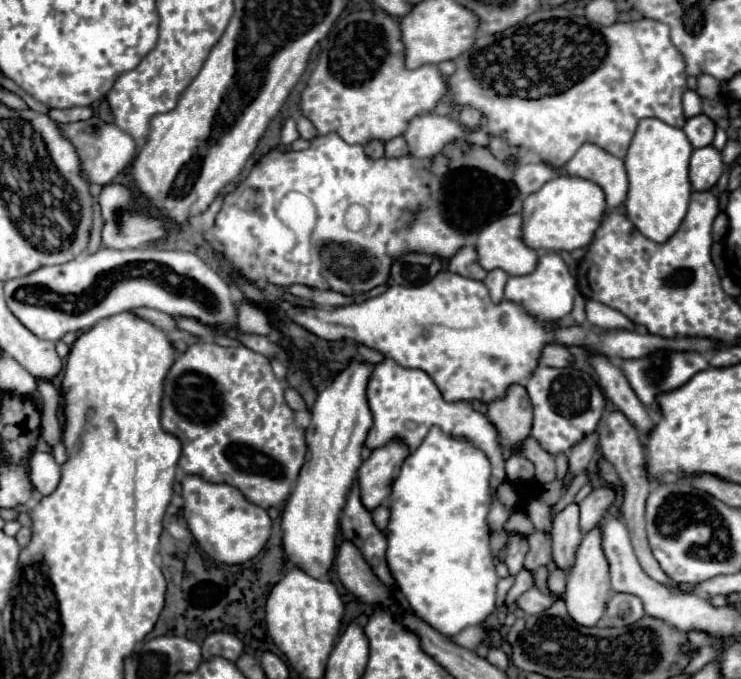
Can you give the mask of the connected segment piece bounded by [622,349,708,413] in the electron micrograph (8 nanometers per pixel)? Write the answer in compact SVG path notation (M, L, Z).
M660 349L652 355L646 355L646 357L640 357L640 359L624 359L622 361L622 371L624 375L628 377L632 389L638 393L638 399L650 407L652 411L660 413L660 407L658 407L658 397L662 393L668 393L668 391L674 391L682 385L686 385L696 373L708 369L708 359L698 353L698 351L672 351L672 349Z

